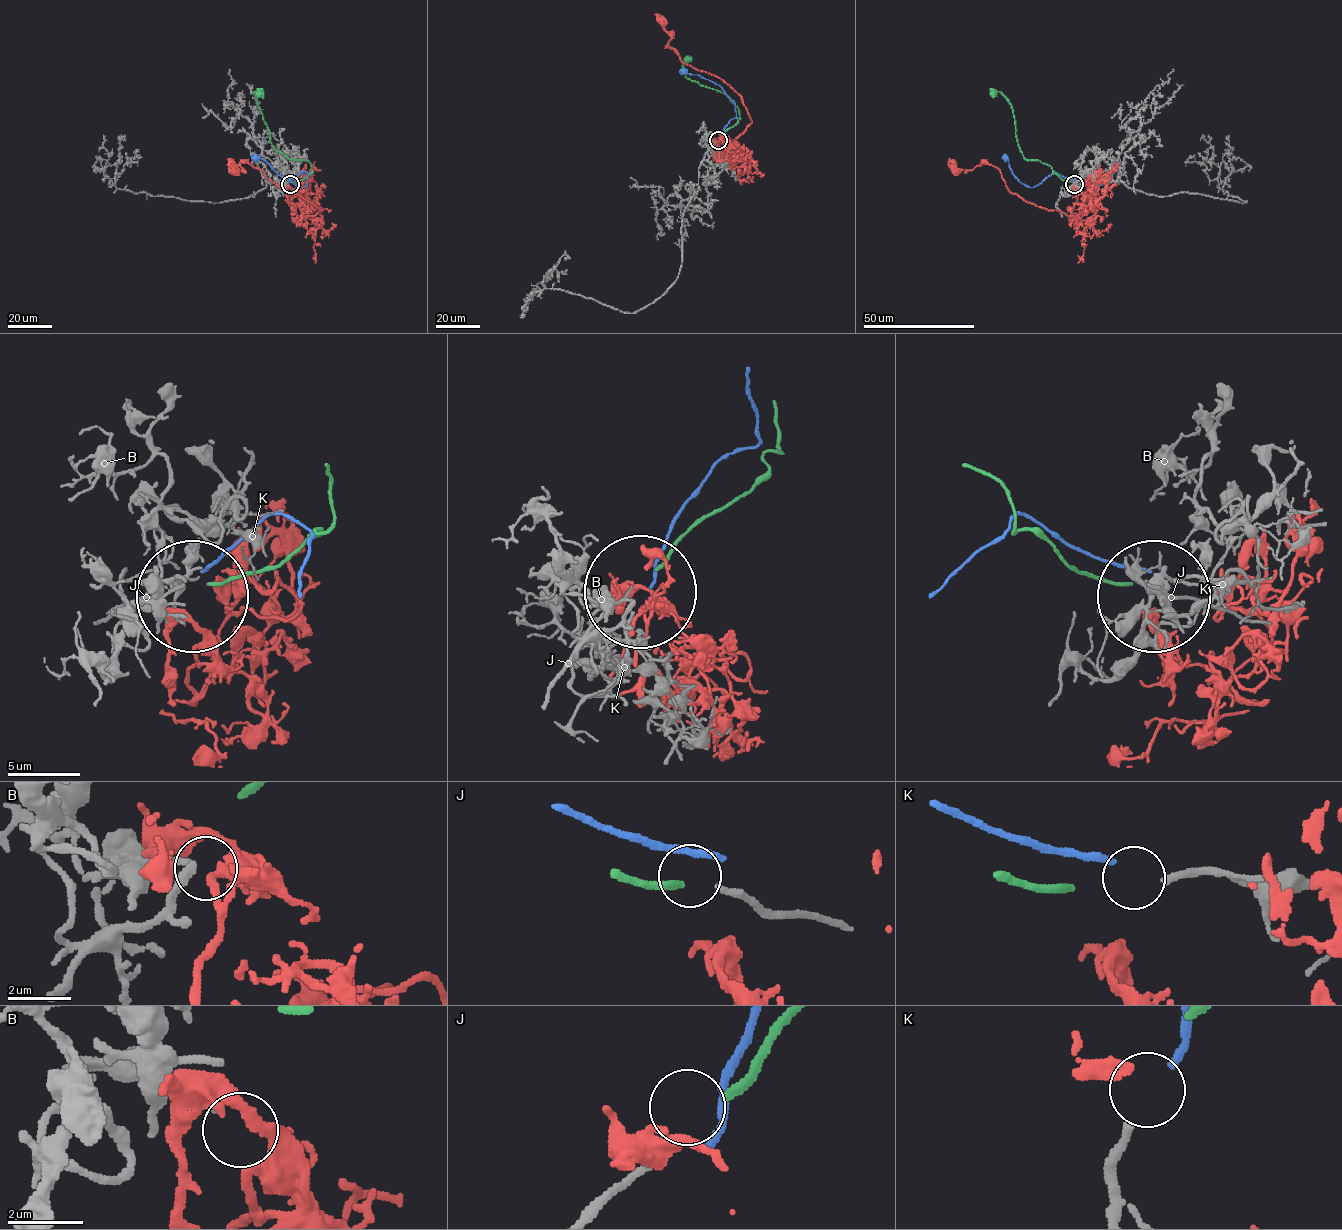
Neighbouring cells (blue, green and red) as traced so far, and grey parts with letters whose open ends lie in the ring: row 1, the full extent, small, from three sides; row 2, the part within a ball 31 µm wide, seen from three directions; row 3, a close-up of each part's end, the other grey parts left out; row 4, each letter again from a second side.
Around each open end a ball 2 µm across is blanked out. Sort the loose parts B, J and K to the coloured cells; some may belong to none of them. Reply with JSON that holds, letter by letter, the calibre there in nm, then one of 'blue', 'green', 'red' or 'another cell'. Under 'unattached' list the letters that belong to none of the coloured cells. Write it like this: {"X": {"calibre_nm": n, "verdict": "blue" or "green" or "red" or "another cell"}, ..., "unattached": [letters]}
{"B": {"calibre_nm": 220, "verdict": "red"}, "J": {"calibre_nm": 180, "verdict": "another cell"}, "K": {"calibre_nm": 240, "verdict": "blue"}, "unattached": ["J"]}

